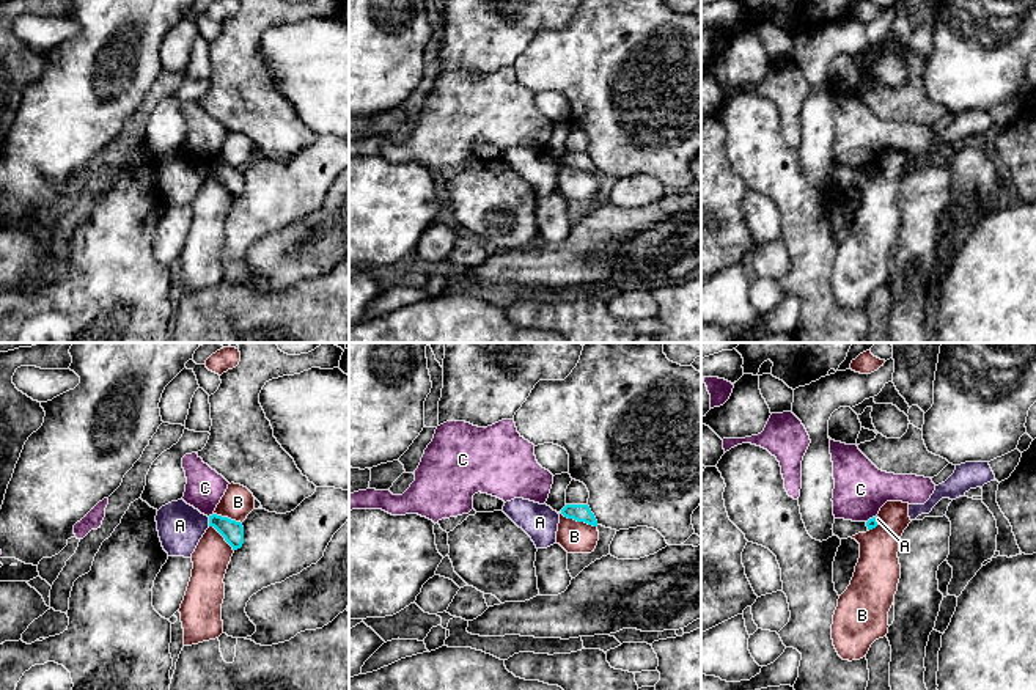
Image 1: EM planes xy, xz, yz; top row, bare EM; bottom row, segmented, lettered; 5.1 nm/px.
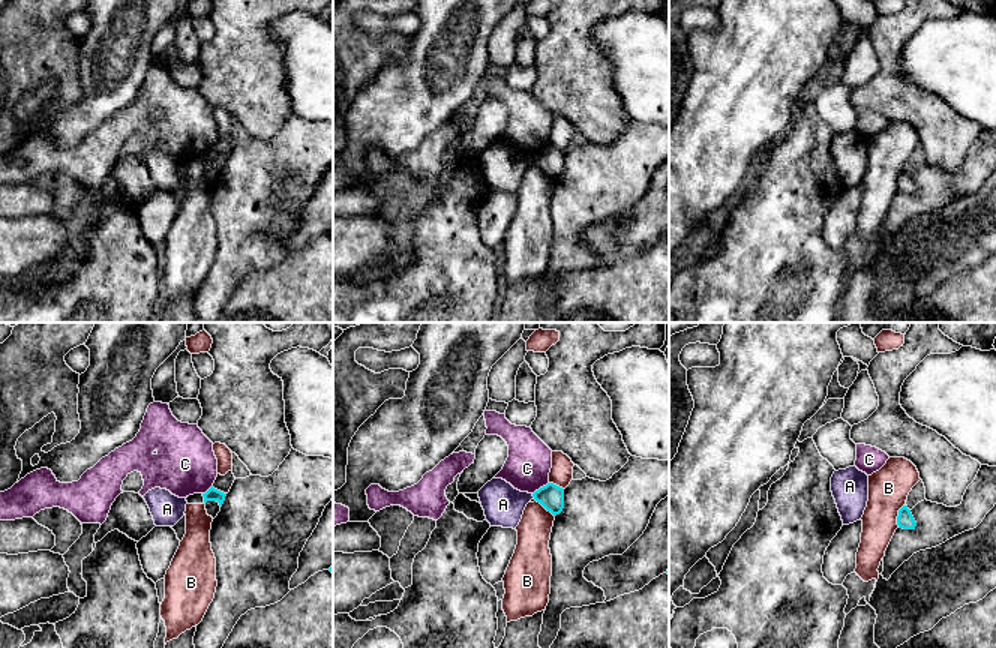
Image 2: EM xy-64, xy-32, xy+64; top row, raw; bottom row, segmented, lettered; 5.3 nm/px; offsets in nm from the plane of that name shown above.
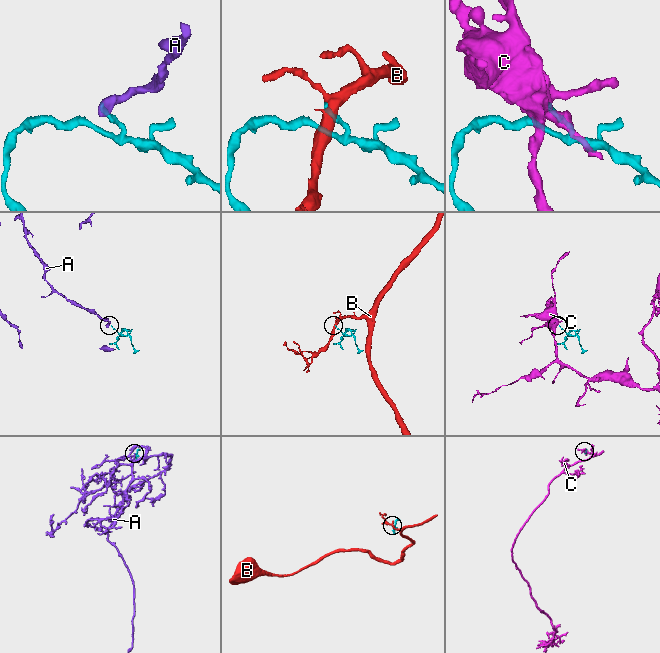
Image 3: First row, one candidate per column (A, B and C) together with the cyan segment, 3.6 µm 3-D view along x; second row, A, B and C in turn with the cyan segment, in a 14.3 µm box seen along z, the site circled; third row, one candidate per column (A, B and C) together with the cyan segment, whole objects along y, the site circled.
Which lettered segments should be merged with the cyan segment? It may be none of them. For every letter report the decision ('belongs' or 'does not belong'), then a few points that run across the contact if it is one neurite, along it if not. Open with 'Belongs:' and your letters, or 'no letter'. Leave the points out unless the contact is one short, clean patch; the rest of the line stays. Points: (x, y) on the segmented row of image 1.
Belongs: no letter
A: does not belong | xy (208, 517), (209, 525)
B: does not belong | xz (560, 513), (596, 527)
C: does not belong | xy (213, 513), (208, 516)

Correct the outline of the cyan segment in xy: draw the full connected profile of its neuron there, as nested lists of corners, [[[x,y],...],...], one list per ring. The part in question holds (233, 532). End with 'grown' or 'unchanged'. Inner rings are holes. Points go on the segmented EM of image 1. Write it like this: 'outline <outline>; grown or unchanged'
outline [[[212,514],[209,516],[209,527],[214,527],[225,538],[225,541],[233,547],[233,550],[242,547],[244,527],[241,522]]]; unchanged

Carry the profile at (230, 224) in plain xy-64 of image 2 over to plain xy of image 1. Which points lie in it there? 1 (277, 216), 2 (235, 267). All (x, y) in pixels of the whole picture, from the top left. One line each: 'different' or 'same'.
1: same
2: same

